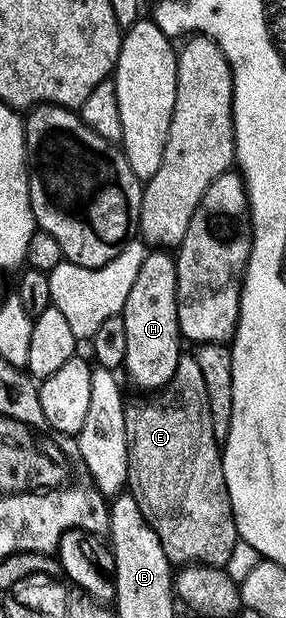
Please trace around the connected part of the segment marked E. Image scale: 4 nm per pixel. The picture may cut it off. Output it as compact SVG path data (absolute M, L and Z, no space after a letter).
M194 357L180 358L177 373L171 379L170 386L170 389L164 390L158 396L160 399L156 403L127 407L130 435L127 464L129 494L135 498L137 505L141 505L141 513L145 521L149 521L153 533L157 533L165 549L165 557L170 563L204 563L210 567L224 568L232 556L233 547L240 540L239 530L225 485L221 443L213 433L205 380L201 378L201 368Z

